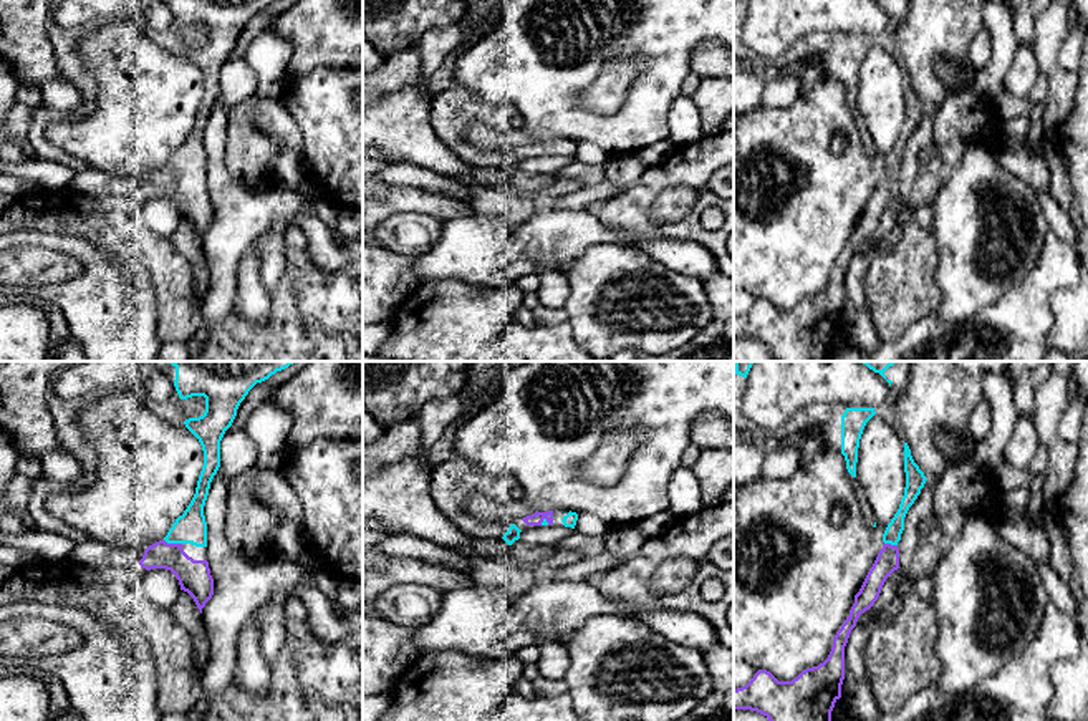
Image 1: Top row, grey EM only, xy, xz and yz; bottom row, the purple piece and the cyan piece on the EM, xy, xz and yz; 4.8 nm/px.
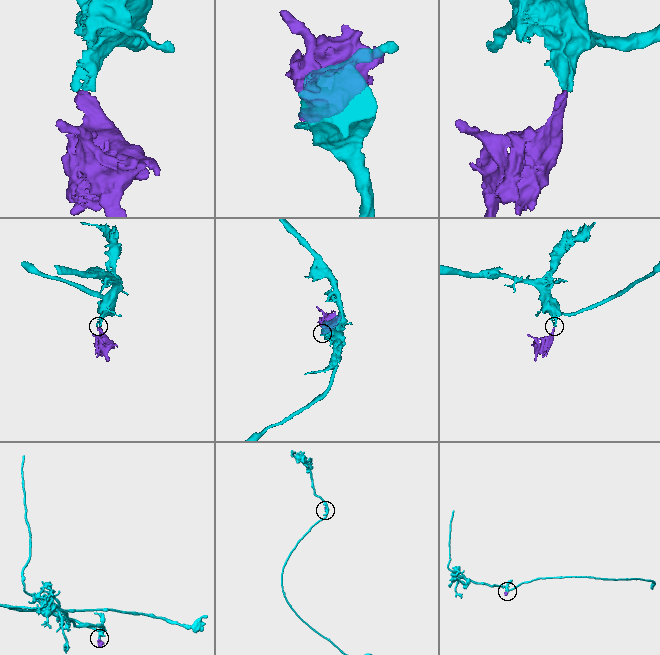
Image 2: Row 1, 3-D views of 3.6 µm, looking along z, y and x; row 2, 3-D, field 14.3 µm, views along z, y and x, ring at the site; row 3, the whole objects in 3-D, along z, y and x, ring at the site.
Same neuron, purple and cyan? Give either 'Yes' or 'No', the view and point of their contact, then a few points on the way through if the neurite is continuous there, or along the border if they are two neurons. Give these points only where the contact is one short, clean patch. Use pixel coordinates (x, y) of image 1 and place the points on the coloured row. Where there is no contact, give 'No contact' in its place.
Yes. Touches purple at xy (173, 544). Path across: xy (194, 577), (173, 556), (173, 544), (191, 527)

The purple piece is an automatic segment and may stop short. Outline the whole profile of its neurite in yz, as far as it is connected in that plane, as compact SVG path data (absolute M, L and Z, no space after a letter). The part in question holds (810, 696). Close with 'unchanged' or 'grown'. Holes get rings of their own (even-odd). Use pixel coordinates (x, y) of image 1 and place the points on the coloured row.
M904 443L906 487L899 509L883 534L883 549L869 569L848 618L836 631L828 658L818 666L803 670L792 681L778 681L770 671L758 670L742 688L734 690L734 709L750 709L768 721L831 721L835 703L841 698L845 680L845 646L861 613L878 600L886 578L899 569L898 542L904 517L926 484L926 476L914 462Z; grown

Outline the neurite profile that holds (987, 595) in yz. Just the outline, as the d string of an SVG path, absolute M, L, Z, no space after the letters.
M980 515L967 517L960 534L944 547L931 575L936 613L936 656L941 671L934 686L939 693L964 691L980 678L999 671L1037 636L1050 597L1037 562L1004 540L994 524Z

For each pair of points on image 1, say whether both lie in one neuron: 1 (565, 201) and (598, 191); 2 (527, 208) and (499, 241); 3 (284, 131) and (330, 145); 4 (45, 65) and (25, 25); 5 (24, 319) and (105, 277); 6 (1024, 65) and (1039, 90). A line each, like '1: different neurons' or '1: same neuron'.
1: same neuron
2: different neurons
3: different neurons
4: same neuron
5: different neurons
6: different neurons

